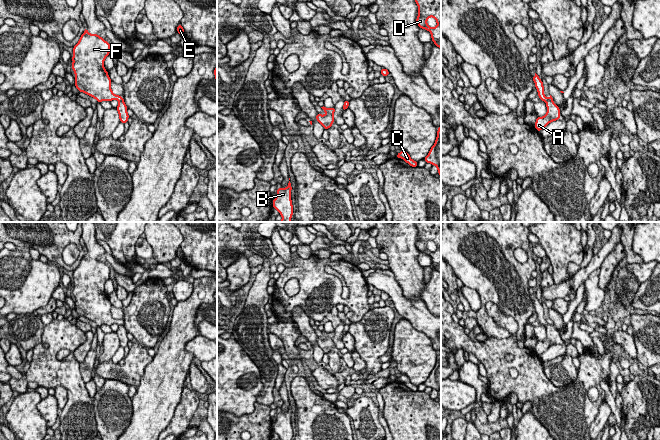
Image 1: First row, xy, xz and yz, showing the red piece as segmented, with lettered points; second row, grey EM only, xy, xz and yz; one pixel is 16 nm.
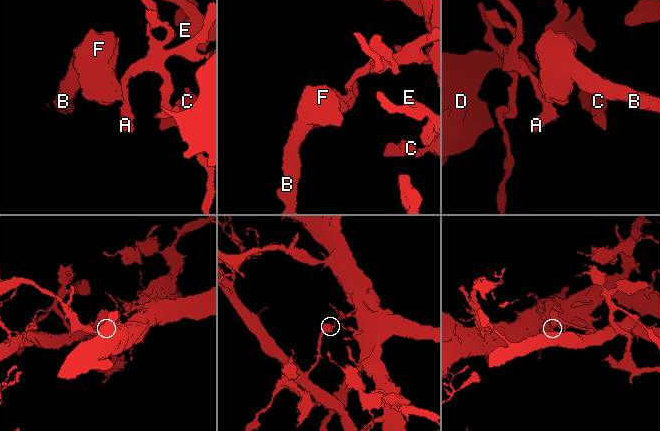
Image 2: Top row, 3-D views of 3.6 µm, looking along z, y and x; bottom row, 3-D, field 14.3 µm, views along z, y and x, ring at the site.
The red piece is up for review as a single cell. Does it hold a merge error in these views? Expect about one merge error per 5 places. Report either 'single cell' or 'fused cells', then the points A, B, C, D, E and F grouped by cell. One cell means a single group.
fused cells; A C D E / B F

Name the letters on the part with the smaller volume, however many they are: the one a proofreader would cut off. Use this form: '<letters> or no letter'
B, F

